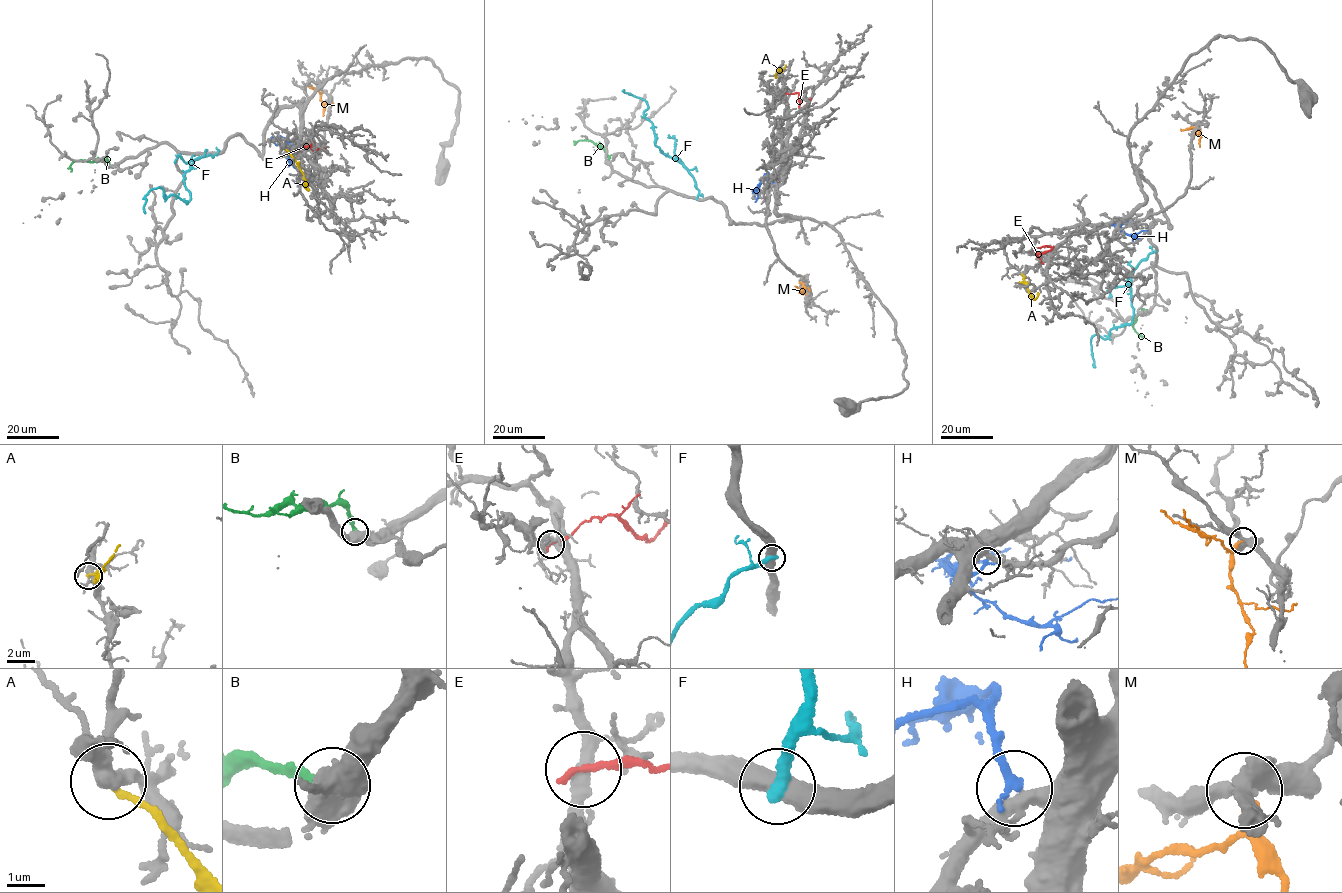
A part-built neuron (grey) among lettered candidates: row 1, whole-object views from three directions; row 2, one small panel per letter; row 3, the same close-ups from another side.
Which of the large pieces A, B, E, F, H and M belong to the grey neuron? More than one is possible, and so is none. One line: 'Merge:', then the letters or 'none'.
Merge: H

